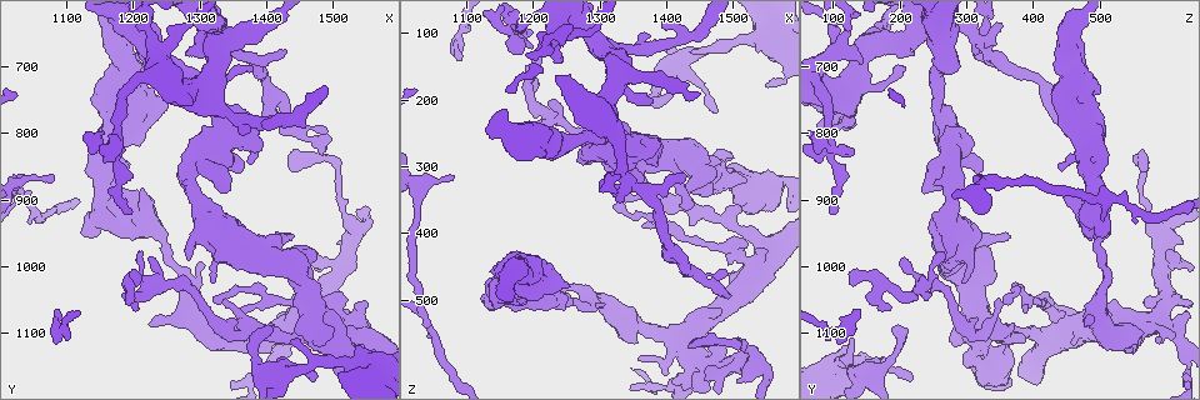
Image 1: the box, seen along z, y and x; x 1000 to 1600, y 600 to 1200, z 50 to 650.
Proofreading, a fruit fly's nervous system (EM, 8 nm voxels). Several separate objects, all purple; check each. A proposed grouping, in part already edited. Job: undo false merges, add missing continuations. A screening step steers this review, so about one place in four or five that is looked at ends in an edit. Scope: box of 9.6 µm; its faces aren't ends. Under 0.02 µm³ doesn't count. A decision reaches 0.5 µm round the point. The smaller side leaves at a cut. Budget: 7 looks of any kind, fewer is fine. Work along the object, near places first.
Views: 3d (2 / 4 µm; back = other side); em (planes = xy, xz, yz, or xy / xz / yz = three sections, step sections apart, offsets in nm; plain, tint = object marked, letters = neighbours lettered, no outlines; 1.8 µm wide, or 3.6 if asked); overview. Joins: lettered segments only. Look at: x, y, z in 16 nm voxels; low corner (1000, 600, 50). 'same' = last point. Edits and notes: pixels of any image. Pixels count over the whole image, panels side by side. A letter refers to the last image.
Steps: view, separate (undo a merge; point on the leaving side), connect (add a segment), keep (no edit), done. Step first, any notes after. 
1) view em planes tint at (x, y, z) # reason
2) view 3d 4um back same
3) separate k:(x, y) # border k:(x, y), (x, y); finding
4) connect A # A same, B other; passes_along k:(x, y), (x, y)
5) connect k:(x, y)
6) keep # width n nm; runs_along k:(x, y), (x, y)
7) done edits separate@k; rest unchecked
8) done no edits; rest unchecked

view em xz step 8 tint at (1225, 1085, 480) # free end

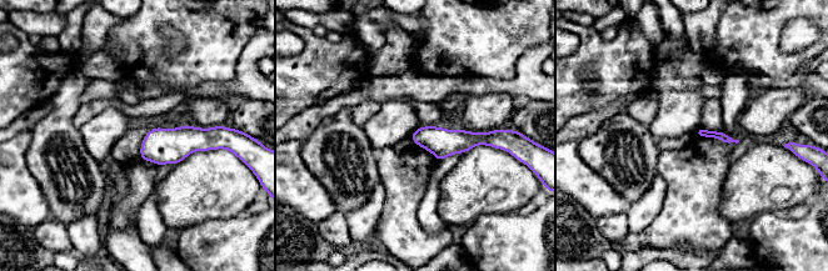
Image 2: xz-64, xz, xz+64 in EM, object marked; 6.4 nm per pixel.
view em yz step 16 letters same # cut it another way

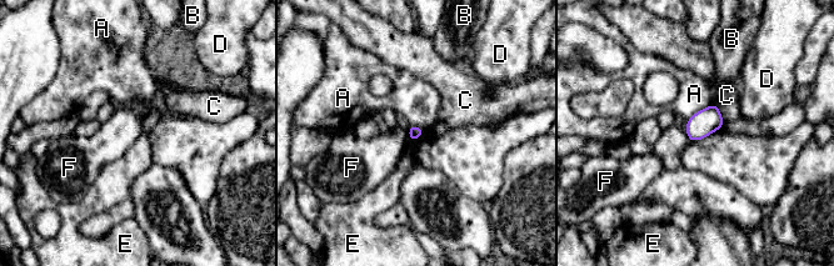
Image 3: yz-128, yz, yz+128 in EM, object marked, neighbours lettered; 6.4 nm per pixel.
keep # A other, B other, C other, D other, E other, F other; border 3:(714, 103), (695, 111), (687, 120); no lettered segment goes on from it

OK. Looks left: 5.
view 3d 4um at (1340, 805, 270) # four or more arms meet

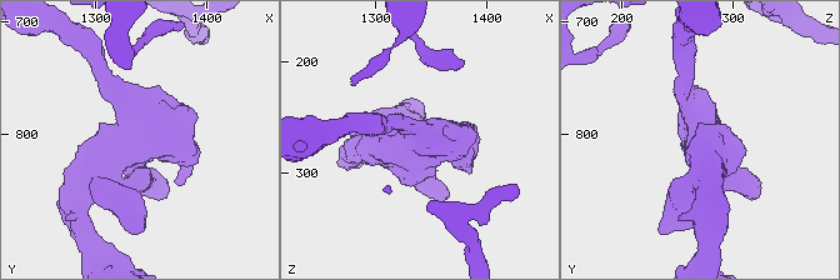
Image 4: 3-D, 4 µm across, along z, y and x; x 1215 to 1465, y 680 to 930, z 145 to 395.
view em 3.6um xz step 4 tint at (1334, 804, 276)

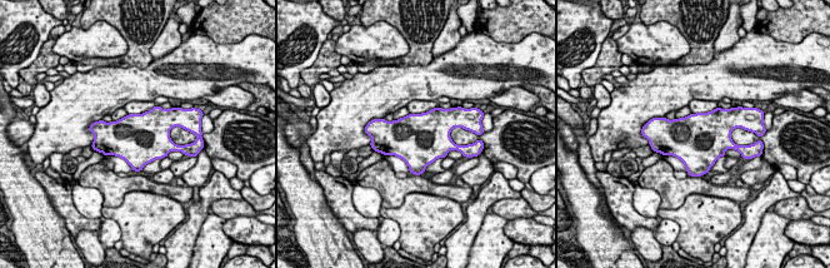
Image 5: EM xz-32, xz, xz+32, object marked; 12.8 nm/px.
view em 3.6um planes letters same # another direction

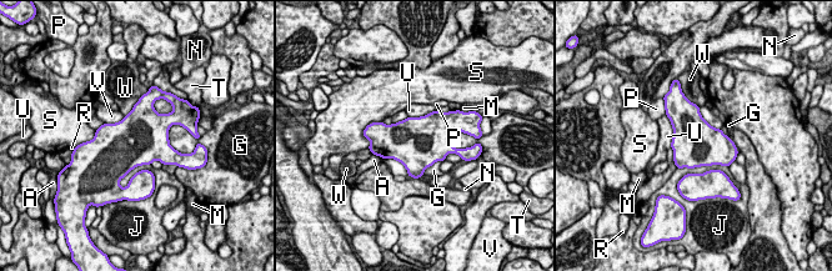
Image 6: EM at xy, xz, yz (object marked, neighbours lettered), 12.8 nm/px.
keep # width 650 nm; A other, G other, J other, M other, N other, P other, R other, S other, T other, U other, V other, W other; border 6:(698, 108), (702, 116), (720, 129); all the same neuron

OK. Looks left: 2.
view 3d 2um at (1490, 800, 465) # an open end

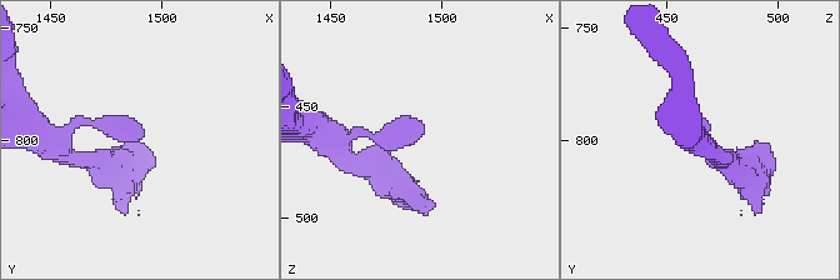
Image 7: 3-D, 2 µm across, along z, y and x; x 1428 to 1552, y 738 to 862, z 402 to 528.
view em planes letters at (1490, 799, 460) # shape alone is not enough

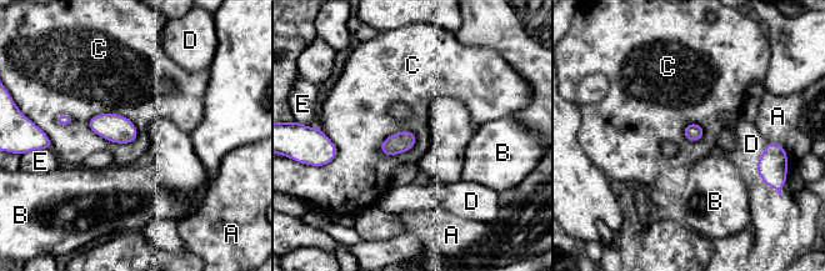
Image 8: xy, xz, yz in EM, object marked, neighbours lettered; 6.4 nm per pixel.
keep # longest_contact C 340 nm; A other, B other, C other, D other, E other; border 8:(86, 124), (116, 142), (138, 136); no lettered segment goes on from it

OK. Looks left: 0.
done no edits; rest unchecked

